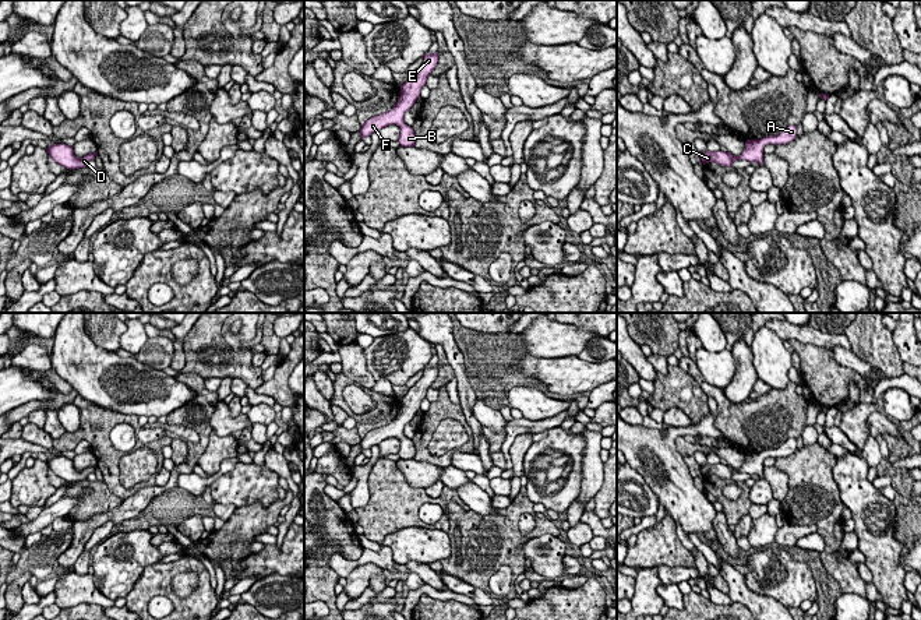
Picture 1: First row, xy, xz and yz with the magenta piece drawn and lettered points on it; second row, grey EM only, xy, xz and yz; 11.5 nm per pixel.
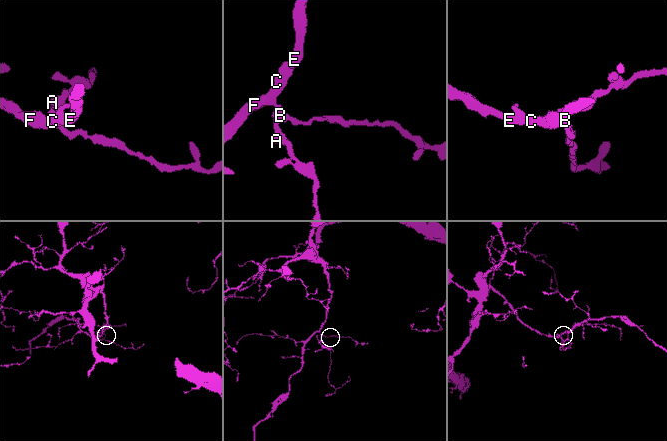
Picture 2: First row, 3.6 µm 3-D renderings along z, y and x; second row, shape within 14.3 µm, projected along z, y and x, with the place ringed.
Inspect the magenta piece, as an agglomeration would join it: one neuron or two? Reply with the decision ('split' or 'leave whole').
leave whole

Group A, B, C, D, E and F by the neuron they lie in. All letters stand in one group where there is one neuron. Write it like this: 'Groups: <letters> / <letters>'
Groups: A B C D E F

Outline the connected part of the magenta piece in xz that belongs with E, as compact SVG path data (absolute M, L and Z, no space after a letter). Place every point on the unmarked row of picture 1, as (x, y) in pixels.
M438 364L434 367L424 367L423 377L409 388L407 394L400 399L400 409L389 425L381 426L368 431L360 444L361 452L378 445L381 441L396 437L400 440L399 457L400 459L414 459L416 448L413 440L405 436L405 426L410 423L417 411L420 402L426 398L428 388L435 381L438 374Z

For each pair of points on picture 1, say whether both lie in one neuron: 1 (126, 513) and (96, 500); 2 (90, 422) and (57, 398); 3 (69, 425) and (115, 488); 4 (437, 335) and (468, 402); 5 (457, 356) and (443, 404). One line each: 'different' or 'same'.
1: different
2: different
3: different
4: same
5: different

